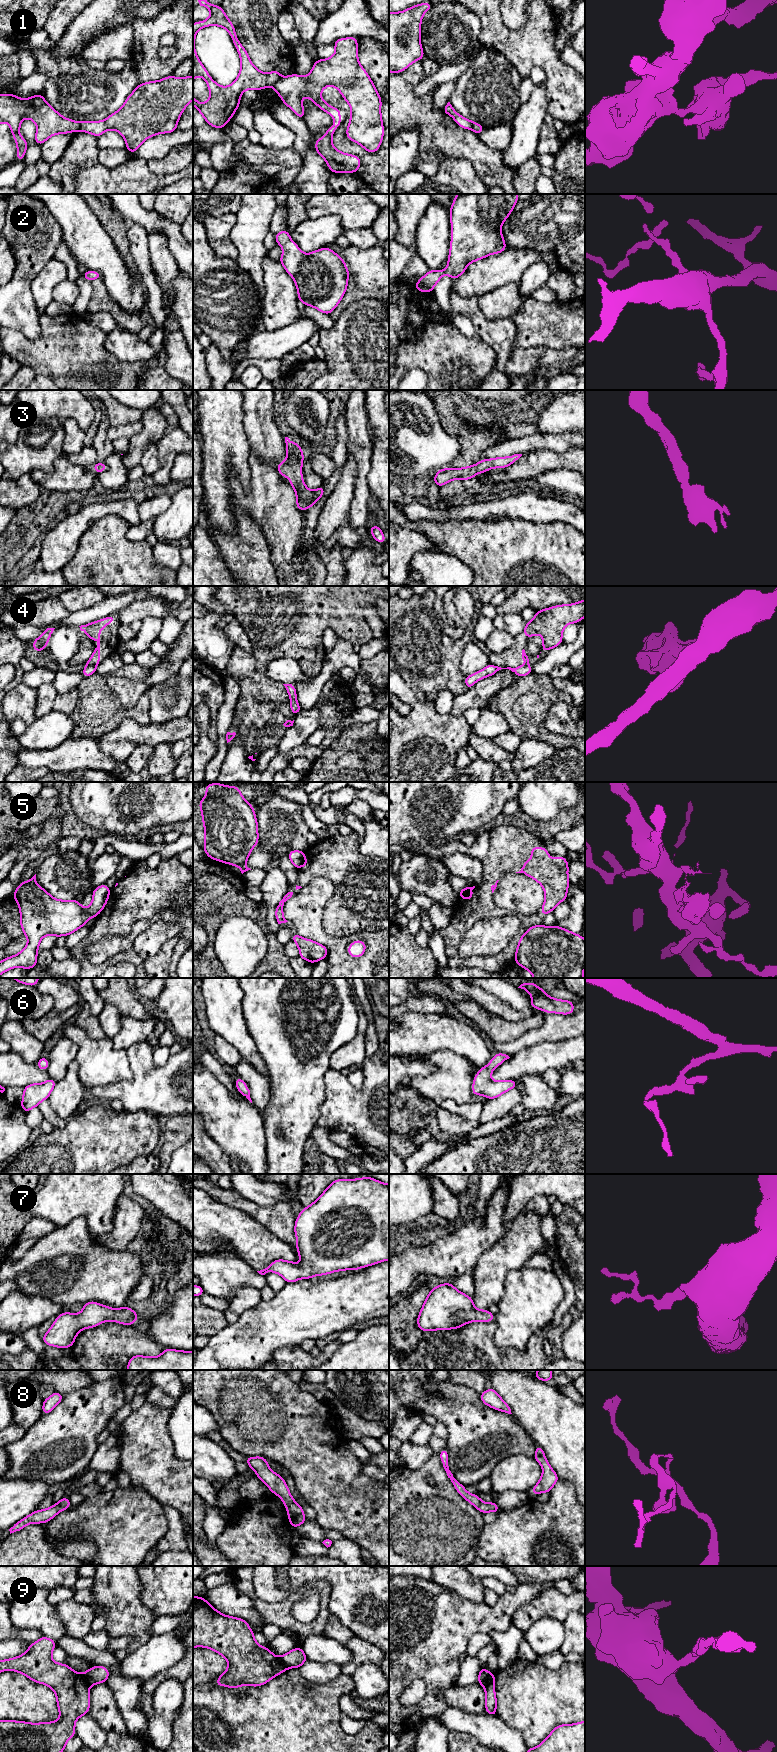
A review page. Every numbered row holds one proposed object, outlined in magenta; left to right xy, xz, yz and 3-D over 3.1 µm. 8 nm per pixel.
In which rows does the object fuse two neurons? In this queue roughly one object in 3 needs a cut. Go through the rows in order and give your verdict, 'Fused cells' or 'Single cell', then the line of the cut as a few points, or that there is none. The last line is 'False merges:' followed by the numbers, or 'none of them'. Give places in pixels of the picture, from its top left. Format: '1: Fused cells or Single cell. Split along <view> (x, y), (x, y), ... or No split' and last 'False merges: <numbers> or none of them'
1: Fused cells. Split along xz (281, 77), (272, 86)
2: Single cell. No split
3: Single cell. No split
4: Fused cells. Split along xy (87, 664), (95, 666)
5: Fused cells. Split along yz (469, 887), (466, 898)
6: Single cell. No split
7: Single cell. No split
8: Fused cells. Split along xy (58, 1503), (67, 1508)
9: Fused cells. Split along yz (491, 1674), (483, 1685)
False merges: 1, 4, 5, 8, 9

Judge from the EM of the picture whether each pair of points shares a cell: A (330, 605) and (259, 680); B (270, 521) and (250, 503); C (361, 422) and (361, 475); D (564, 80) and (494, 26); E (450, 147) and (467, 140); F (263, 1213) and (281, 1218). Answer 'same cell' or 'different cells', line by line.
A: same cell
B: same cell
C: same cell
D: same cell
E: same cell
F: same cell

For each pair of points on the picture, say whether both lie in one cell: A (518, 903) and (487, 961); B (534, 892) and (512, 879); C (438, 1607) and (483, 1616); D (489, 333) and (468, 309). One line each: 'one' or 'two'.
A: two
B: one
C: one
D: one

